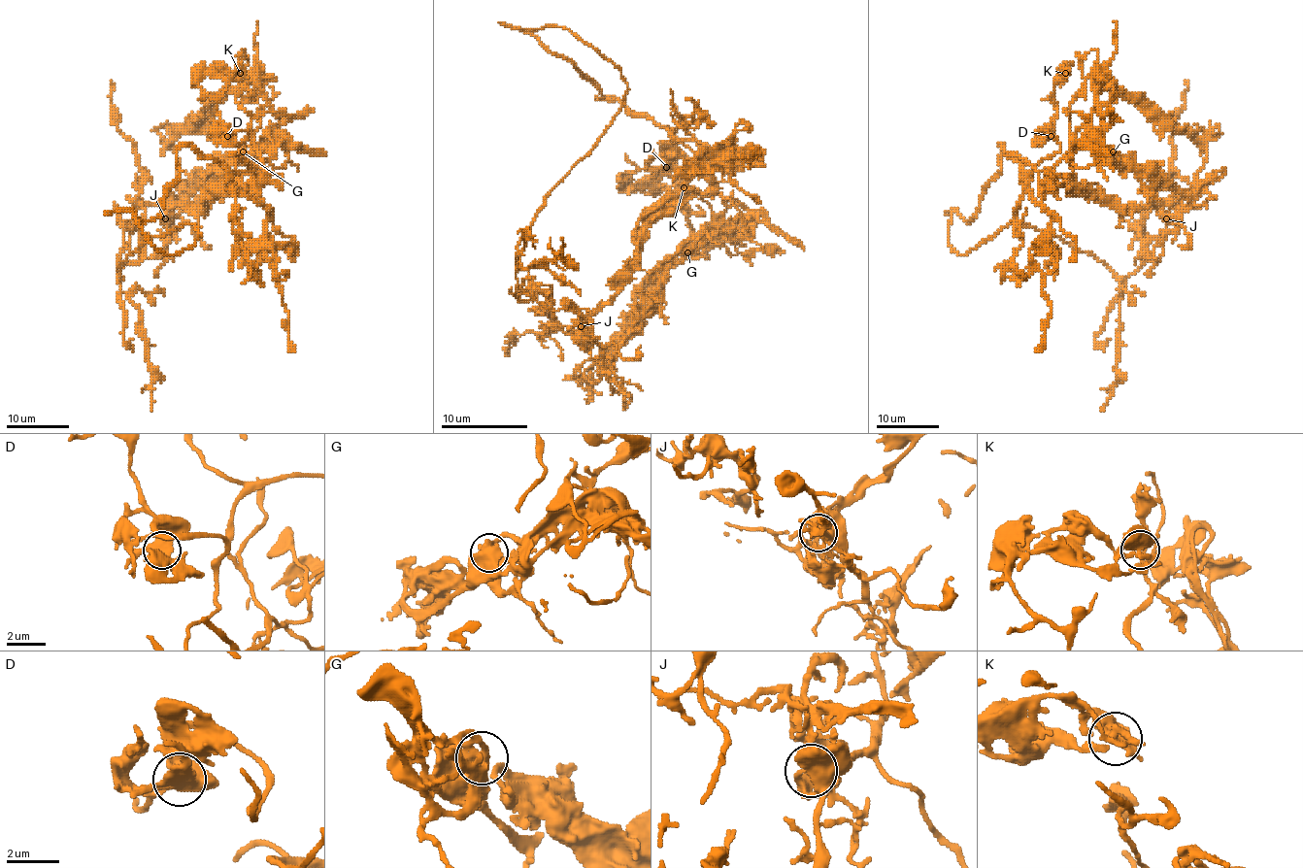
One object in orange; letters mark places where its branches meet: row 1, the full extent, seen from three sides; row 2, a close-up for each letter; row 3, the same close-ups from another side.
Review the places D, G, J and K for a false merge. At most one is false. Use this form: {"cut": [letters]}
{"cut": []}

